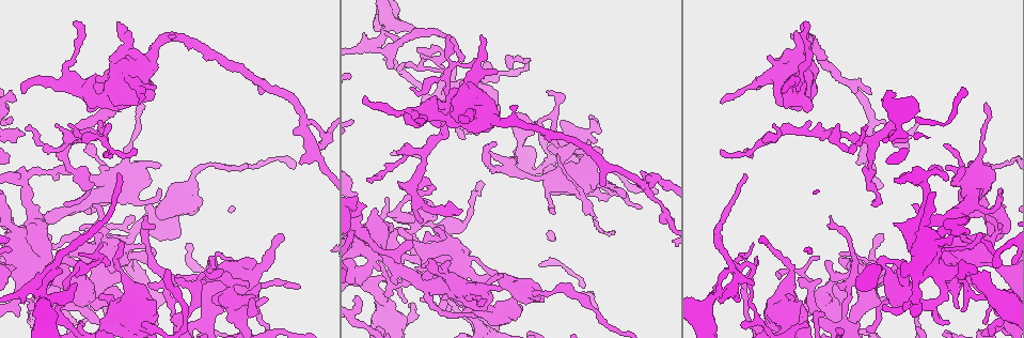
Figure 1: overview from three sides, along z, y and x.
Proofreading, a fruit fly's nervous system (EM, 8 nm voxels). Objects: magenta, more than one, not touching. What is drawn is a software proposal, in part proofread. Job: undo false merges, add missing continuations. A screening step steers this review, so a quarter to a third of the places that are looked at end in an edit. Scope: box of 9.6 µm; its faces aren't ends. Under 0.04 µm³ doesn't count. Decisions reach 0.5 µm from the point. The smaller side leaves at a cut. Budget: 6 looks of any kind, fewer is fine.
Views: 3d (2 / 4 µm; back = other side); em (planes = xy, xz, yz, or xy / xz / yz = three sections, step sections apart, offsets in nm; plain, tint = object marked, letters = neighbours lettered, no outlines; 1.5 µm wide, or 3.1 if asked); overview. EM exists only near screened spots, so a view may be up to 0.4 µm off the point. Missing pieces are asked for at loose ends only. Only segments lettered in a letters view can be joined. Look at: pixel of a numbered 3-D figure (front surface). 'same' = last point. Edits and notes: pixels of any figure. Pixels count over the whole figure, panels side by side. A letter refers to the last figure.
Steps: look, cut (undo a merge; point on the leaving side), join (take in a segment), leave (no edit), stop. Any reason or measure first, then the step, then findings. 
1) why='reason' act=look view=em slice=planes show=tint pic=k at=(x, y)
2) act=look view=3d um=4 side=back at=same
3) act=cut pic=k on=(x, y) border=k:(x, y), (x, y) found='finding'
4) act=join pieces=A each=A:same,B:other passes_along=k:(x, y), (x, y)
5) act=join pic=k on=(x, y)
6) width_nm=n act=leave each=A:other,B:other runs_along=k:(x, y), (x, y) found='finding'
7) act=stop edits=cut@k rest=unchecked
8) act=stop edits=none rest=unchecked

why='branch stops here' act=look view=3d um=2 pic=1 at=(416, 121)

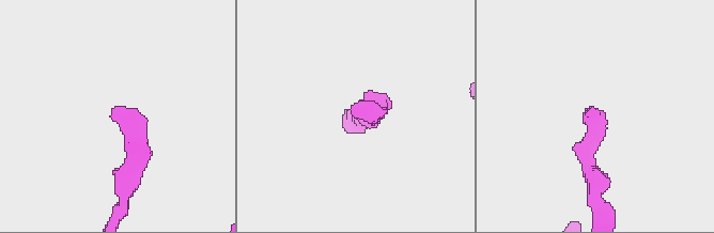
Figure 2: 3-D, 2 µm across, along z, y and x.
why='now the EM' act=look view=em slice=planes show=letters pic=2 at=(111, 111)

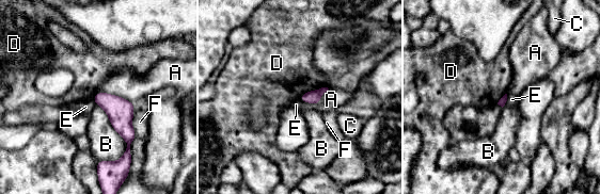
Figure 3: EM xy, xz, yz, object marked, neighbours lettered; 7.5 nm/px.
act=leave each=A:other,B:other,C:other,D:other,E:other,F:other found='no lettered segment goes on from it'

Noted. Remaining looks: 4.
why='tapers out' act=look view=em slice=planes show=letters pic=1 at=(109, 151)

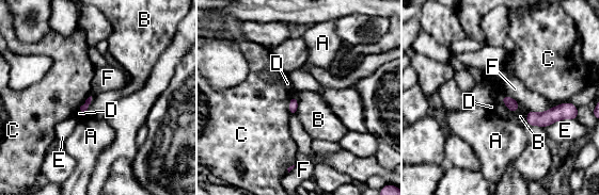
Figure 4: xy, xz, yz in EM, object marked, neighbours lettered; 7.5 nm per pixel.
act=leave each=A:other,B:other,C:other,D:other,E:other,F:other border=4:(501, 97), (513, 112), (519, 109) found='none of them fits'

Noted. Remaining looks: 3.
why='free end' act=look view=em slice=xy step=4 show=letters pic=1 at=(418, 267)

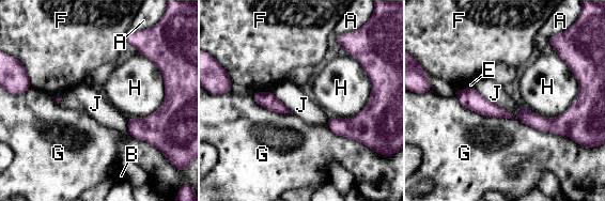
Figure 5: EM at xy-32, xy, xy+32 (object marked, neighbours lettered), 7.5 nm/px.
why='cut it another way' act=look view=em slice=planes show=letters at=same

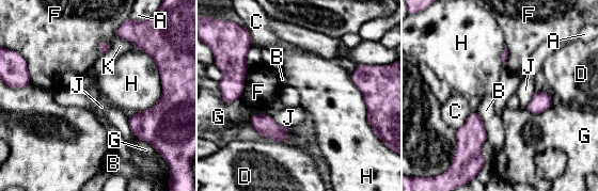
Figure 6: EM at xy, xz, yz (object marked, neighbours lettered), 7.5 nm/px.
act=leave each=A:other,B:other,C:other,D:other,F:other,G:other,H:other,J:other,K:other border=6:(136, 47), (154, 61), (161, 81) found='no lettered segment goes on from it'

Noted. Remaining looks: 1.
act=stop edits=none rest=unchecked

